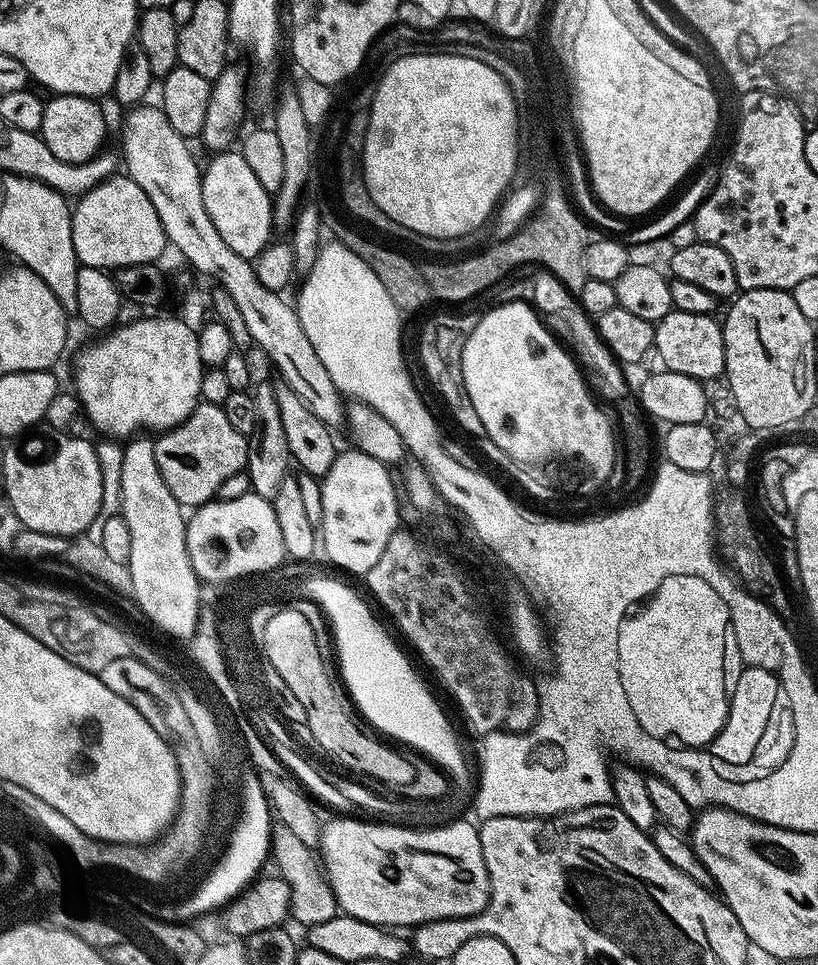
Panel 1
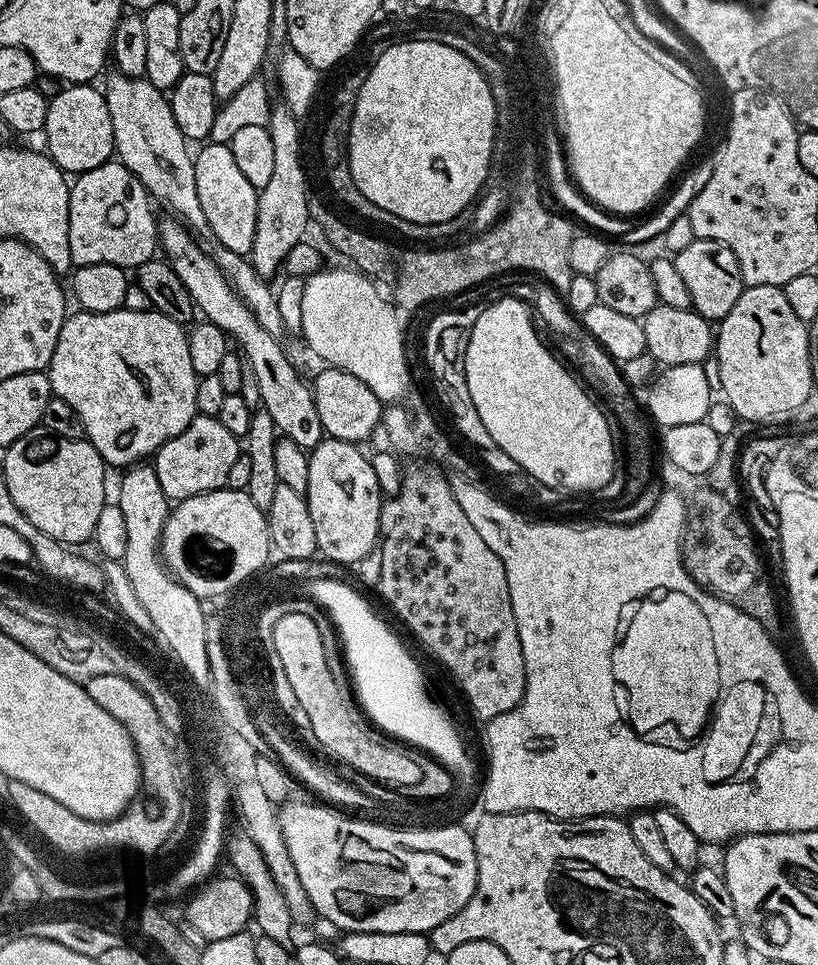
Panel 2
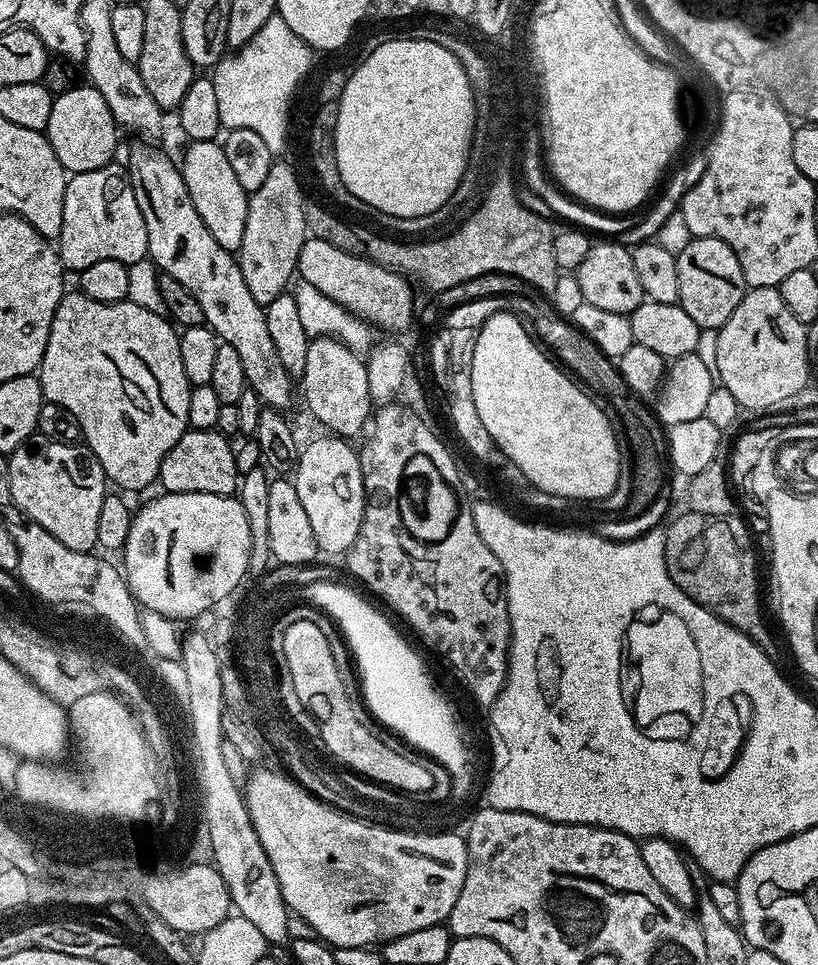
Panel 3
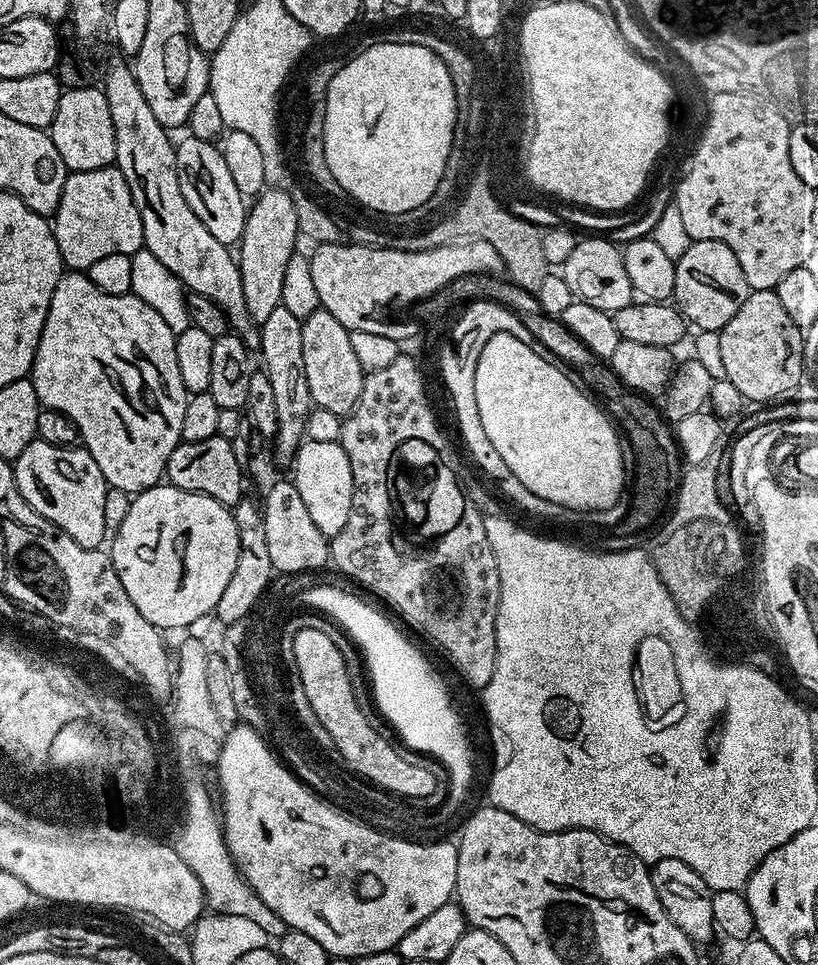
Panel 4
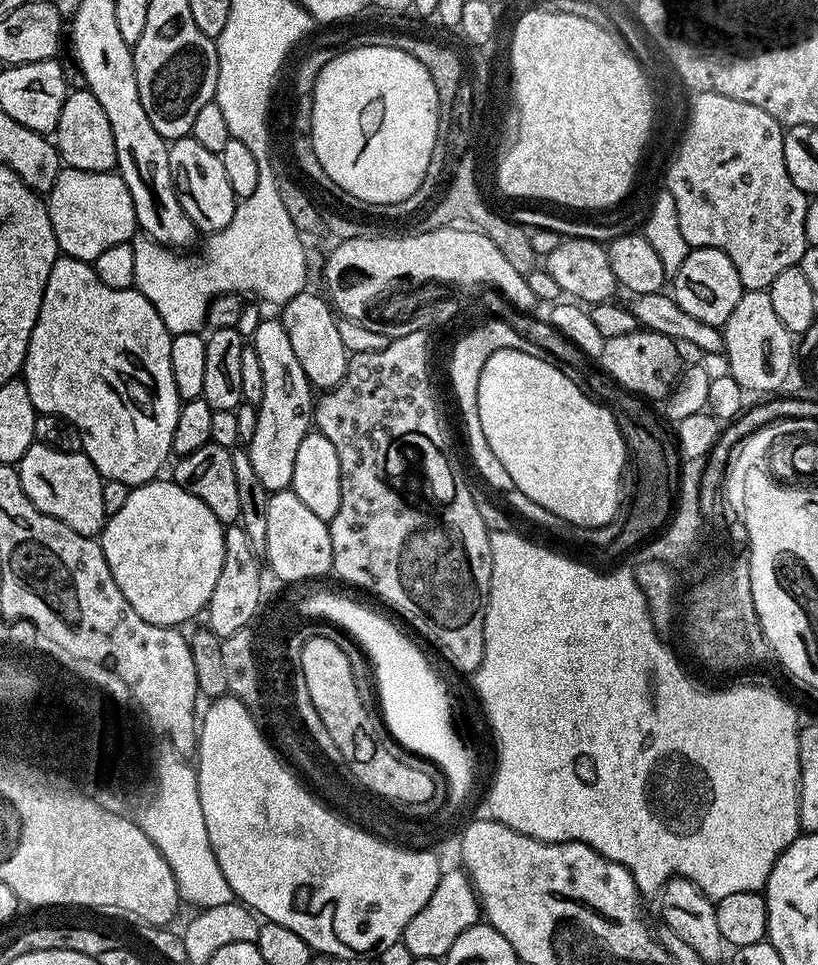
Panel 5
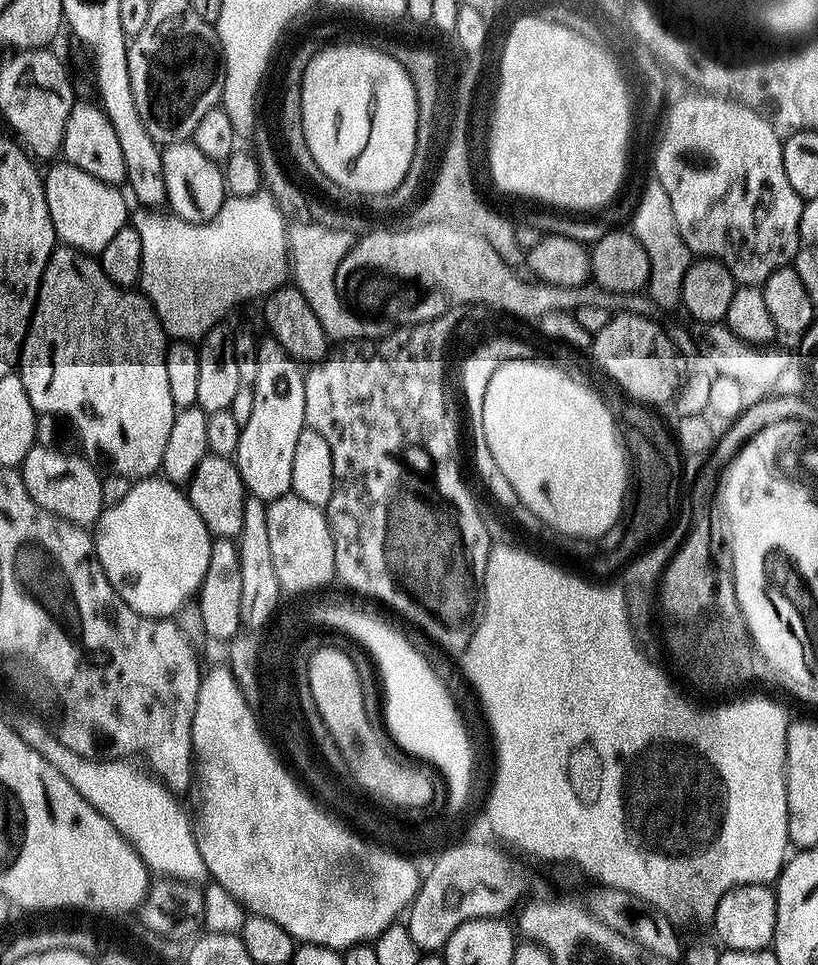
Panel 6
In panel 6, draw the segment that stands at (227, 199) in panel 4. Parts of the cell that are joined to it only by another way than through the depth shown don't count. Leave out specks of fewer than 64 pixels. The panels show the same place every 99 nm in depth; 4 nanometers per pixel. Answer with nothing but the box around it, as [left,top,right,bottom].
[160,142,226,224]

